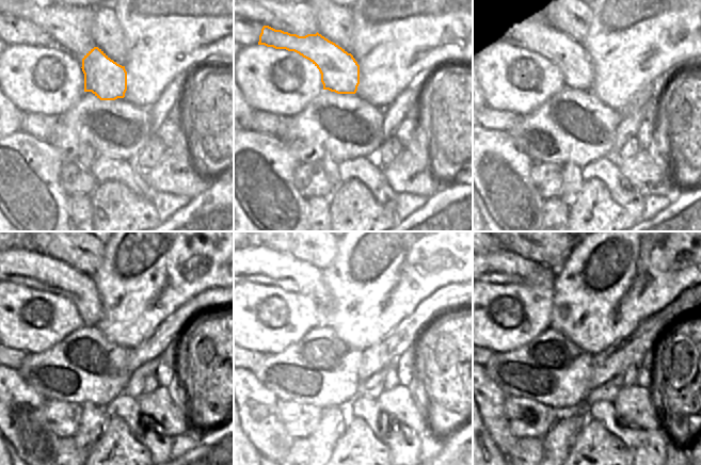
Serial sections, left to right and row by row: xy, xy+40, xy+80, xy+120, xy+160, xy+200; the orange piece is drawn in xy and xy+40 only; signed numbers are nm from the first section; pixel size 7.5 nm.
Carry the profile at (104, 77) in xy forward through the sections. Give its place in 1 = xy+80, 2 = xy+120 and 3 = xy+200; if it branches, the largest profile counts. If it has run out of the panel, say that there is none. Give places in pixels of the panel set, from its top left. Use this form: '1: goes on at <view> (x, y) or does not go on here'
1: goes on at xy+80 (570, 58)
2: goes on at xy+120 (35, 270)
3: goes on at xy+200 (500, 266)

